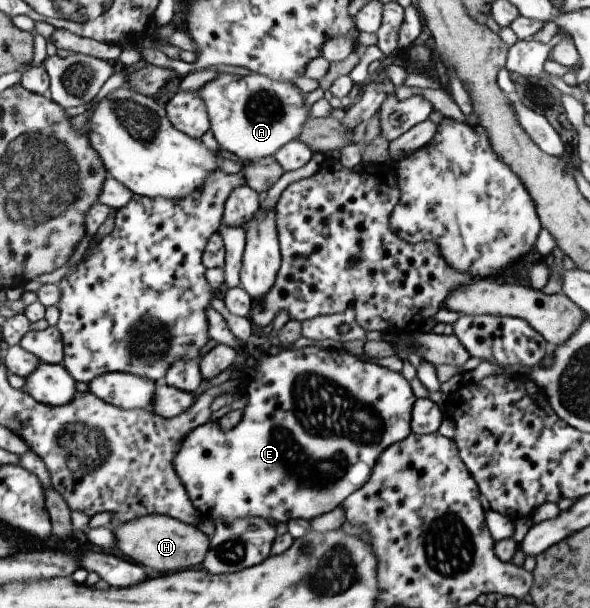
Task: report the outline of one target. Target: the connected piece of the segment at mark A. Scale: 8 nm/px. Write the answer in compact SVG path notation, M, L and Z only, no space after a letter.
M255 72L243 77L222 73L206 82L196 94L202 100L218 150L234 154L239 162L256 162L273 156L278 148L300 134L309 118L302 96L305 88L303 83L276 82Z

